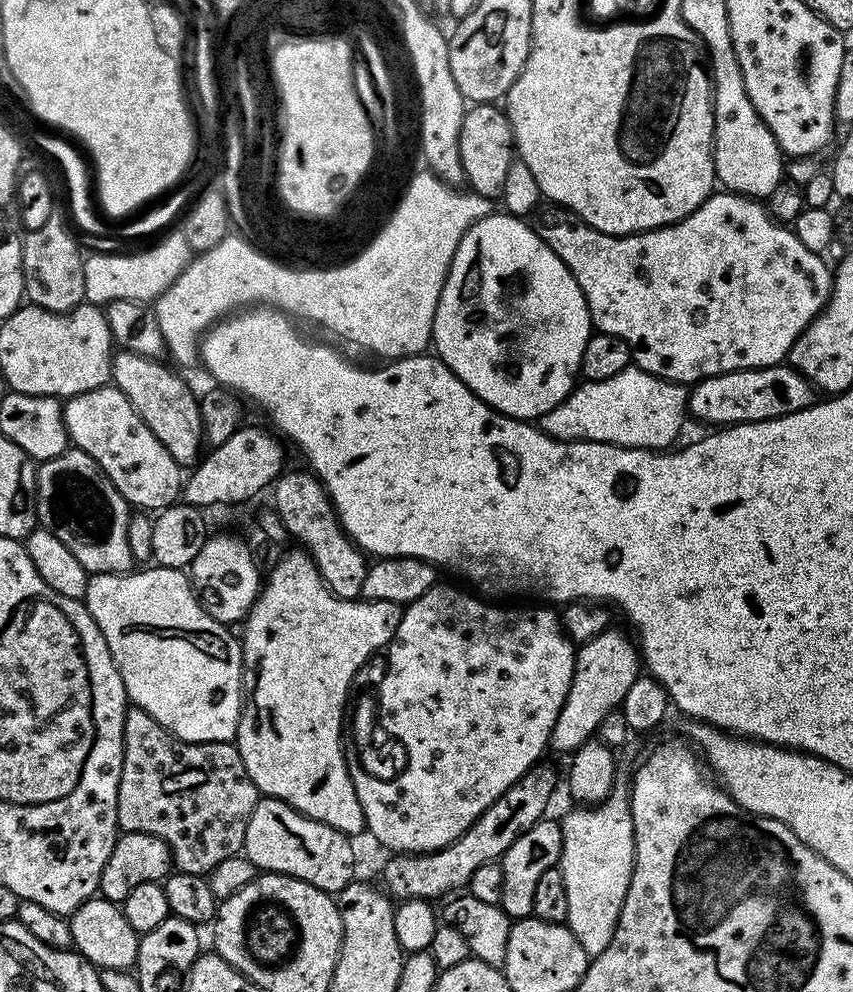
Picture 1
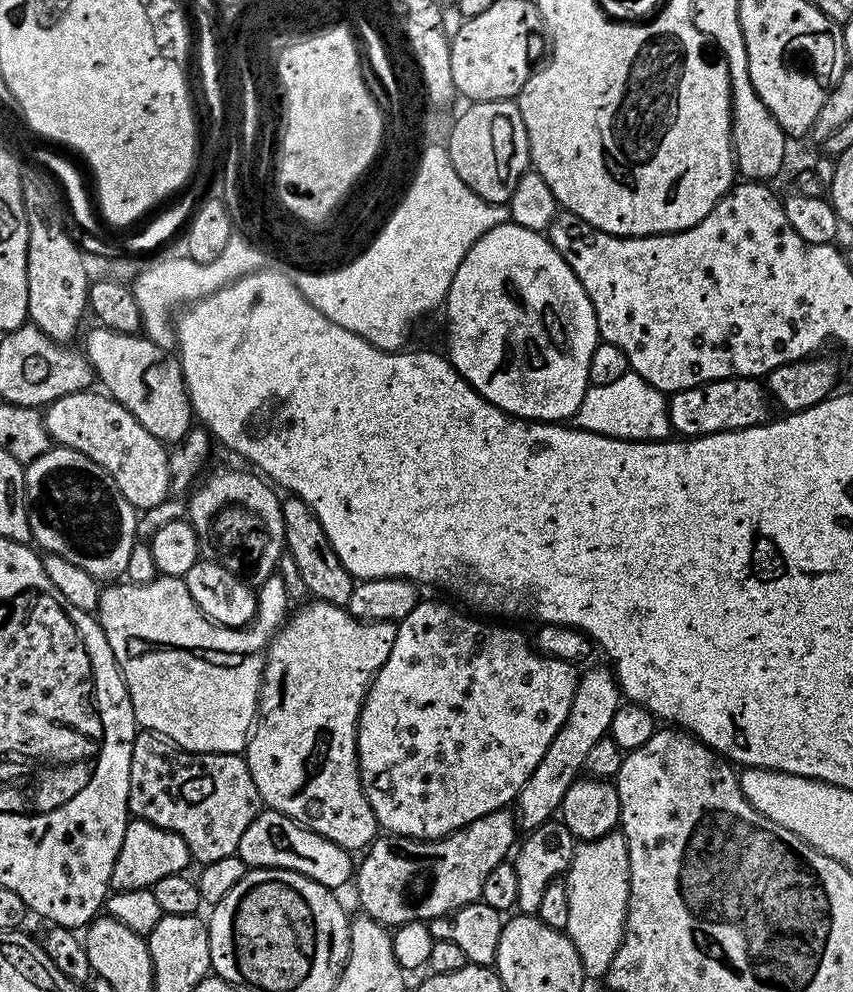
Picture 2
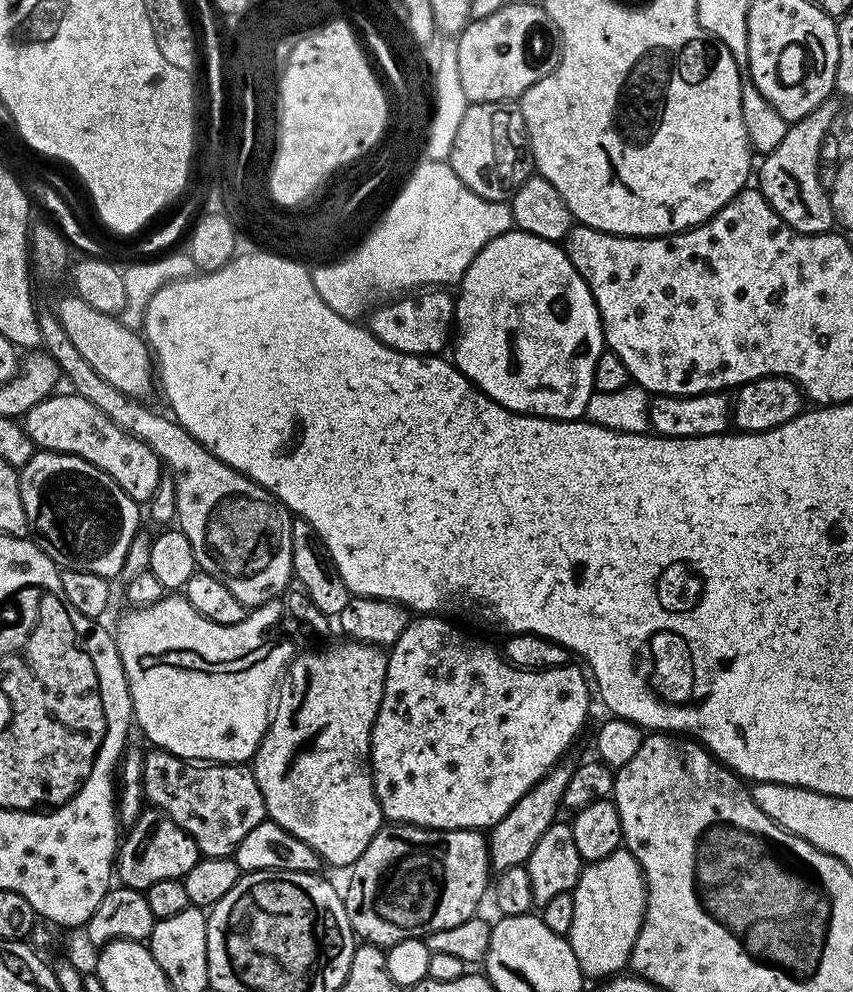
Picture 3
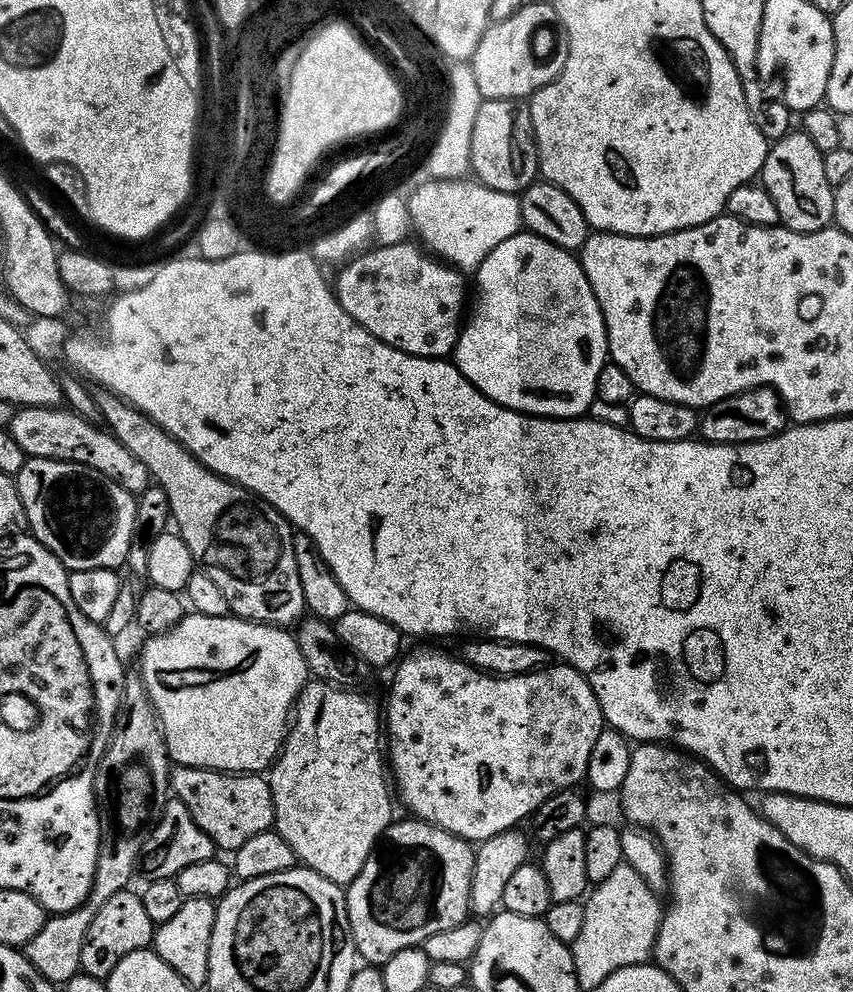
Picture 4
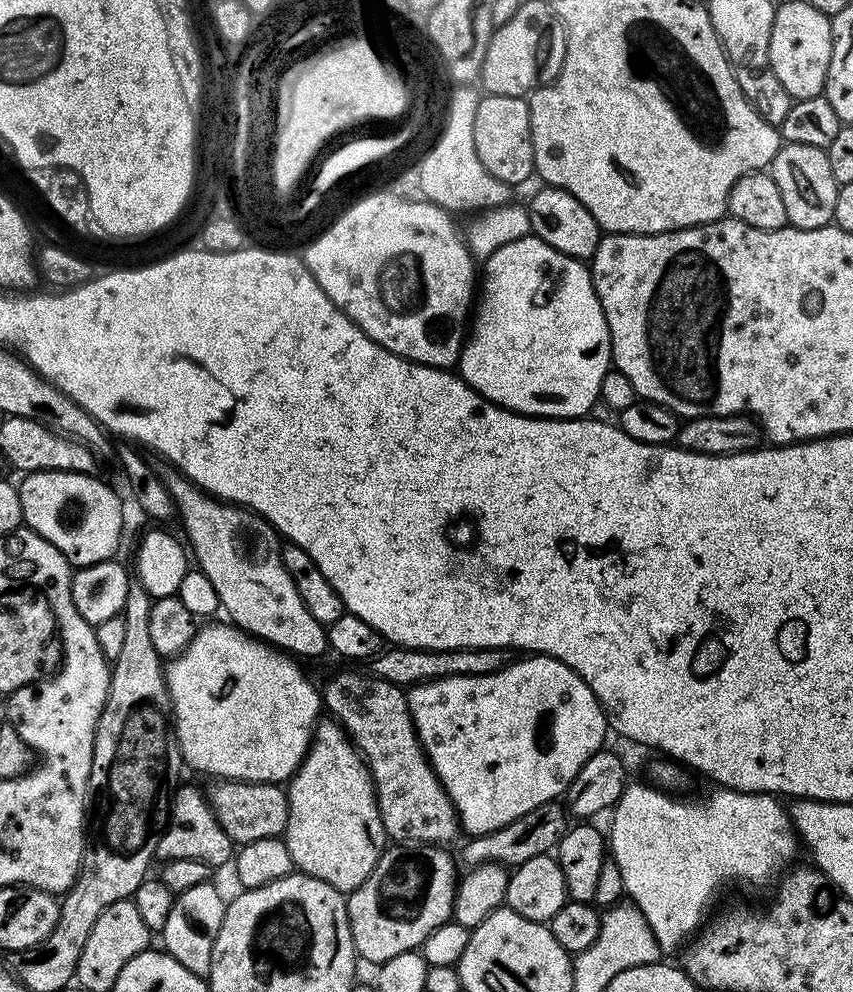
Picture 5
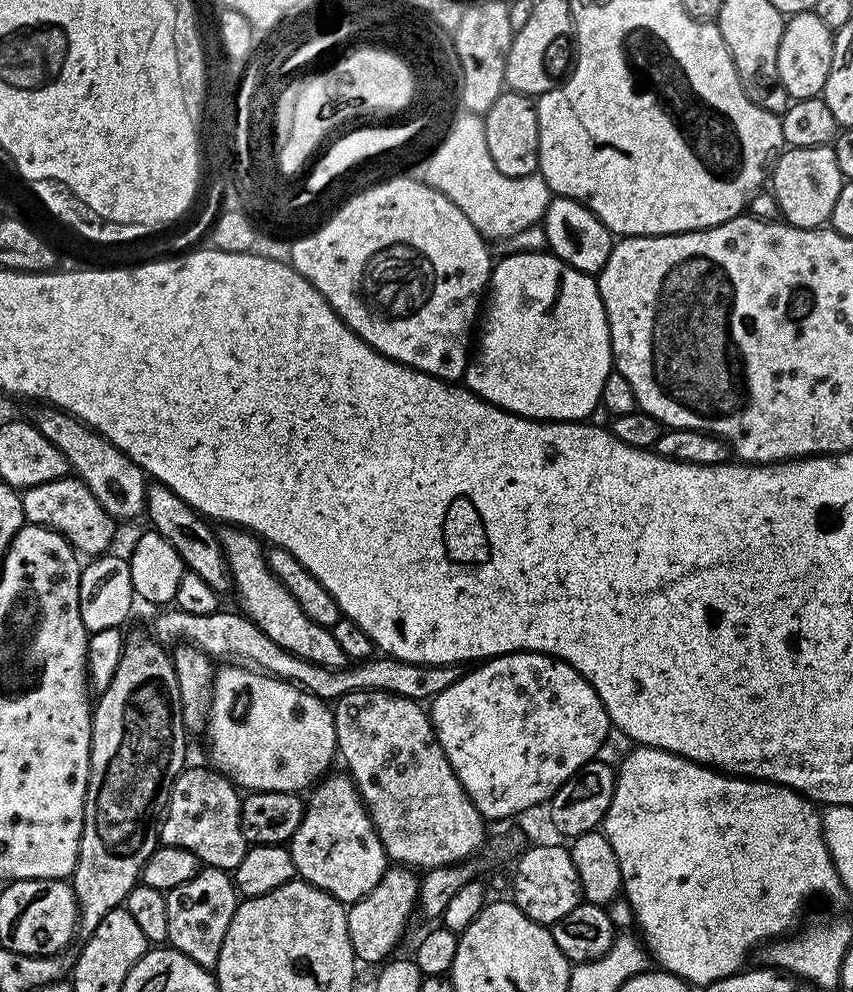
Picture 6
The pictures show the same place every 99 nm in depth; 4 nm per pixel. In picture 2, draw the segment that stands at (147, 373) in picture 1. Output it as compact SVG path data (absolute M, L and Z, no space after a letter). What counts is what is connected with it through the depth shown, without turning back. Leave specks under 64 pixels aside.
M92 326L86 332L83 333L85 336L82 351L88 357L88 365L91 366L95 379L104 383L103 391L122 406L126 406L126 410L130 410L130 414L134 414L134 418L138 418L138 422L142 422L142 426L146 426L146 430L150 430L150 434L154 434L154 438L161 440L164 445L179 444L181 438L194 426L192 403L188 401L188 388L184 384L179 359L171 351L155 345L144 334L111 332L109 328L99 326Z

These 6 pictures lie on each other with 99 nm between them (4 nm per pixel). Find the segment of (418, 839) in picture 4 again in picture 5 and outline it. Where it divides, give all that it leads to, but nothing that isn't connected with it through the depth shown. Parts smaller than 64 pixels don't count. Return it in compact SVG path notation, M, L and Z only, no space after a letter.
M393 843L381 851L374 870L370 870L370 878L366 878L362 886L347 893L350 934L354 938L356 954L361 961L369 960L373 966L379 966L390 958L395 958L397 954L415 952L423 945L424 939L434 934L434 930L438 930L438 926L447 924L452 919L452 904L456 901L458 883L458 864L453 853L451 856L448 851L447 847L434 844Z

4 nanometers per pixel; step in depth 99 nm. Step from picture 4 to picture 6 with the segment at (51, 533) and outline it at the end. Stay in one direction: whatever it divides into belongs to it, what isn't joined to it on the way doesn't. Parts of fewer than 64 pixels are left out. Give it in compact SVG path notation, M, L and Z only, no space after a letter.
M80 479L51 480L33 488L23 489L20 501L27 523L40 524L44 528L60 532L72 543L77 553L95 558L105 555L111 549L108 547L112 544L112 535L115 534L117 525L112 516L106 514L106 510L102 510L98 498L90 494L90 490Z

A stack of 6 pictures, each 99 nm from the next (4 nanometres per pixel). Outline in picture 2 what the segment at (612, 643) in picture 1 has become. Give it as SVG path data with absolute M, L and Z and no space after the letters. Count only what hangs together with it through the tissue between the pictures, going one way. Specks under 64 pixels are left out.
M611 667L592 668L585 676L583 673L577 679L574 702L570 702L570 714L566 722L562 722L558 734L554 734L554 742L550 742L546 754L542 754L542 762L534 766L534 774L530 774L526 786L522 786L520 795L514 801L521 829L531 830L542 826L559 813L560 803L566 797L567 790L584 772L586 754L590 754L598 738L609 735L611 720L621 703L620 685Z

